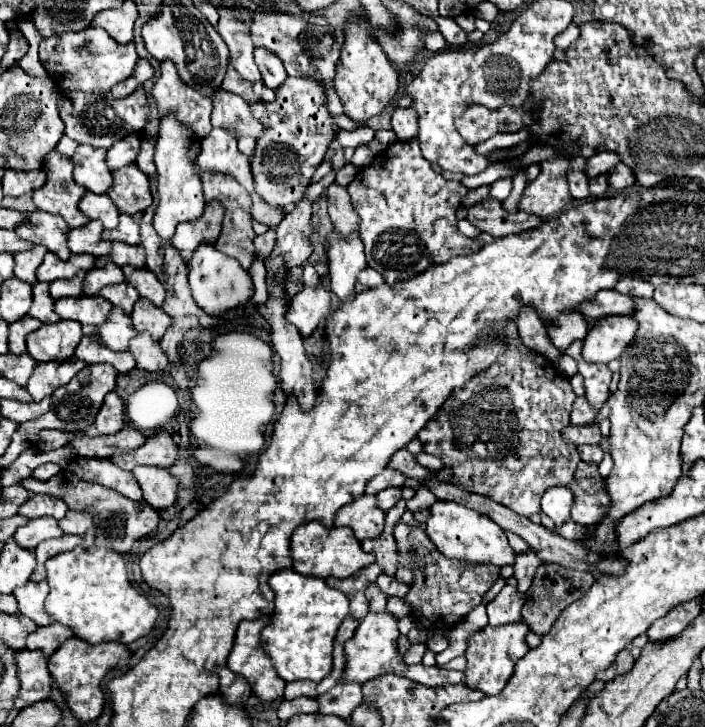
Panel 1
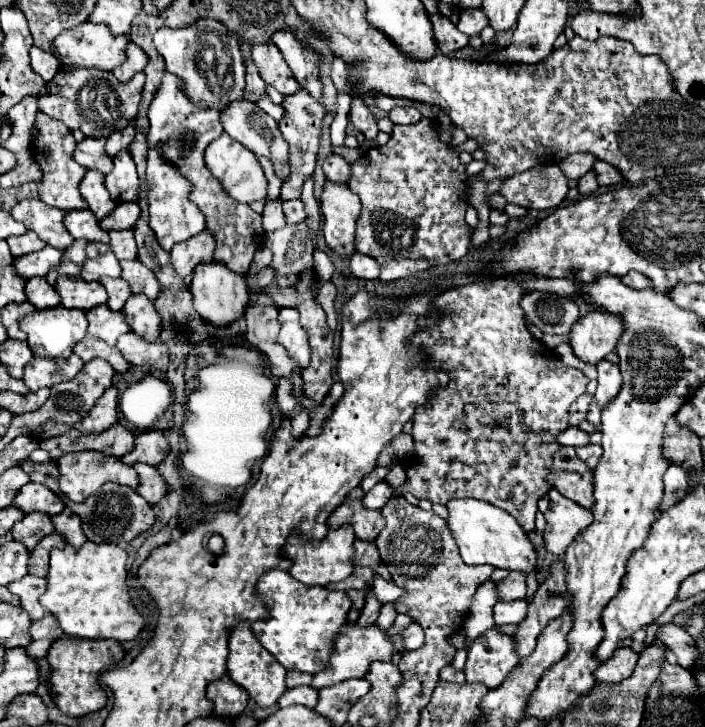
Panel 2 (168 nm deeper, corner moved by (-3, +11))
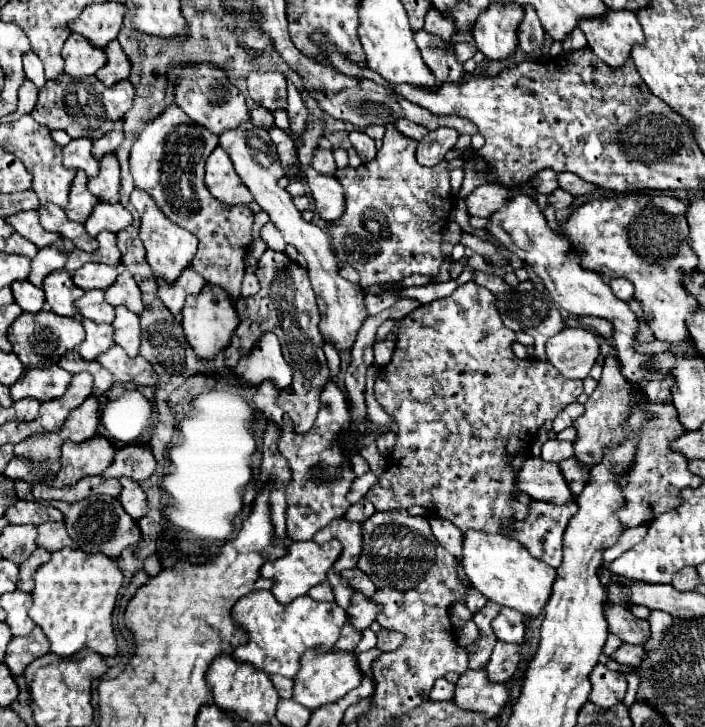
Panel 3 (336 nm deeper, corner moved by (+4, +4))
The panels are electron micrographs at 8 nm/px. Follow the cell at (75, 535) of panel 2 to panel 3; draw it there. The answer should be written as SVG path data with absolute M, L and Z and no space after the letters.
M60 521L60 523L42 523L38 527L36 543L38 543L38 547L44 547L50 553L54 553L54 551L60 551L64 547L70 547L72 539L68 537L64 523Z

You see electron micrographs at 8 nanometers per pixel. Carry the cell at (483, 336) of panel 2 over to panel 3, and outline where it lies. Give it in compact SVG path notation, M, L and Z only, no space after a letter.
M466 283L466 285L460 285L450 297L420 305L418 309L414 309L410 315L406 315L400 321L392 361L386 367L378 369L374 393L376 393L378 403L384 407L384 411L390 417L394 417L396 435L398 435L394 451L390 453L390 457L386 457L386 461L388 461L386 473L366 493L366 497L374 503L376 511L400 511L400 509L408 509L412 505L420 505L420 507L436 513L438 517L452 521L462 533L468 529L478 529L484 533L504 533L502 523L510 523L510 519L514 519L512 503L516 501L514 487L516 487L518 471L512 467L512 461L518 455L528 453L532 437L546 421L552 421L566 405L574 403L582 395L582 381L580 379L562 379L562 375L558 375L558 371L554 371L554 367L550 367L550 363L542 363L542 361L530 359L530 357L516 359L516 355L512 353L512 329L504 327L502 317L498 315L494 293L490 293L486 287L482 287L478 283Z

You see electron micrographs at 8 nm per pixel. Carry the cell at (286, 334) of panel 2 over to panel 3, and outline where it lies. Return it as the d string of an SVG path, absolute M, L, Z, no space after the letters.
M264 333L258 343L254 343L252 351L240 357L236 375L246 385L258 385L264 379L274 379L274 383L284 389L292 381L290 365L282 355L282 347L274 333Z

